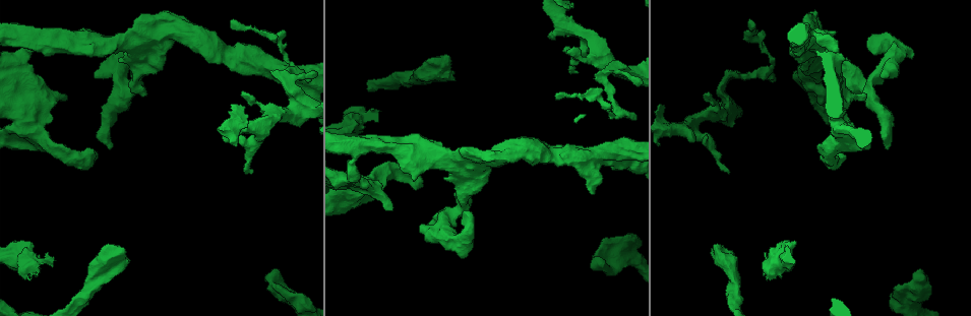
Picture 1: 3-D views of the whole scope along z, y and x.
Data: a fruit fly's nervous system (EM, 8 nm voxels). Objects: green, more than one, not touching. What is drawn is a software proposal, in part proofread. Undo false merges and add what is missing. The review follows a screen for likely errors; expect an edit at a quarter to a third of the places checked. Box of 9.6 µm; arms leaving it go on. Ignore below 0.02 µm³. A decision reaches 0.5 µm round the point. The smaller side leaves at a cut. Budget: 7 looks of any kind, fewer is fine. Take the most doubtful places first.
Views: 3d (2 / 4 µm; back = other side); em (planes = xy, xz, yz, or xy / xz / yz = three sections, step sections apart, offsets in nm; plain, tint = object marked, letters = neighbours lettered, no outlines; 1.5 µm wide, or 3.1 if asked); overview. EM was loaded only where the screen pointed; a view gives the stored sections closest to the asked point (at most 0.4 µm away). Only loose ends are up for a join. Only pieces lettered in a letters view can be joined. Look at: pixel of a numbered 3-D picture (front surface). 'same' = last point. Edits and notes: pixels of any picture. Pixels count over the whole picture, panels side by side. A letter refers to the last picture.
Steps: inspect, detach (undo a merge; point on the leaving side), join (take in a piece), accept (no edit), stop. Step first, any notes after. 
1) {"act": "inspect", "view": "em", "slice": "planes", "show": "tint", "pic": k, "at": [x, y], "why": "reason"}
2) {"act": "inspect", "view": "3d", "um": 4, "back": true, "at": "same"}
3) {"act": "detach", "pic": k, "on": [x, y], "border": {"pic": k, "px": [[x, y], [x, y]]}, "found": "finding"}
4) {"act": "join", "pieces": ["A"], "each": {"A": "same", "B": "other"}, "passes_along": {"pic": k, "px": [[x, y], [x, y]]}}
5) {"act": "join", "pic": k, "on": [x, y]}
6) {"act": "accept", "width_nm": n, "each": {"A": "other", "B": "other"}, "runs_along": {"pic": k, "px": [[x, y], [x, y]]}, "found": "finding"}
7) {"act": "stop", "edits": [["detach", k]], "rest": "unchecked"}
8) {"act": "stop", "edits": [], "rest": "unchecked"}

{"act": "inspect", "view": "3d", "um": 2, "pic": 1, "at": [448, 58]}

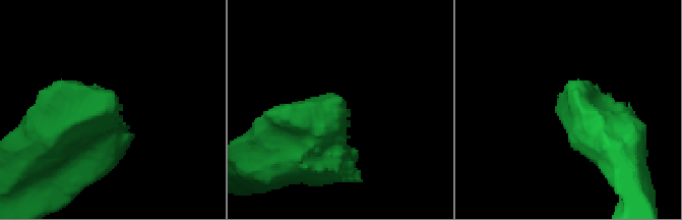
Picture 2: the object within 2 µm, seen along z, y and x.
{"act": "inspect", "view": "em", "slice": "planes", "show": "letters", "pic": 2, "at": [344, 106], "why": "now the EM"}

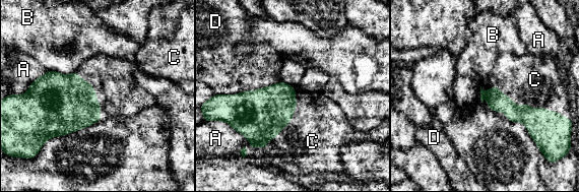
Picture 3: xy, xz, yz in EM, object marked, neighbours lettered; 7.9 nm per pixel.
{"act": "join", "pic": 3, "on": [312, 141], "each": {"A": "other", "B": "other", "C": "same", "D": "other"}, "found": "it goes on there"}

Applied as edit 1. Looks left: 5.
{"act": "inspect", "view": "overview", "why": "redraw"}

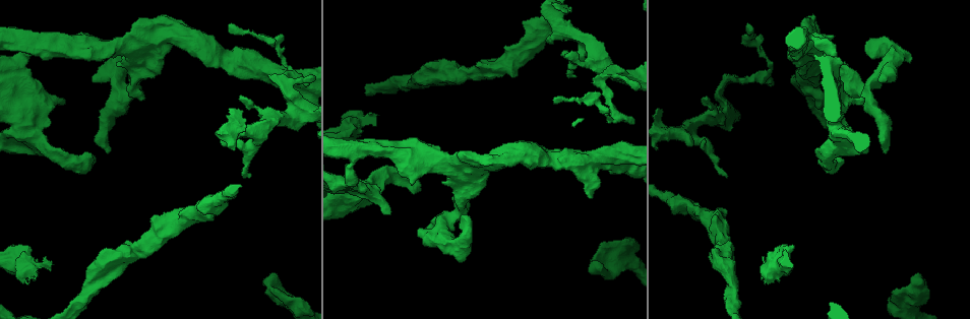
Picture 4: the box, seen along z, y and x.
{"act": "inspect", "view": "em", "slice": "planes", "show": "letters", "pic": 4, "at": [230, 25], "why": "free end"}

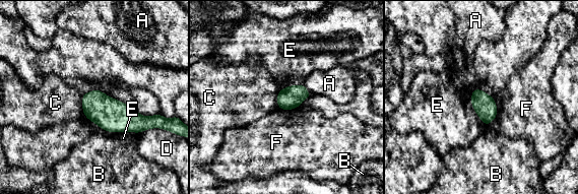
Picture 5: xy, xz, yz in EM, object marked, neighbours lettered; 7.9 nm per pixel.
{"act": "accept", "each": {"A": "other", "B": "other", "C": "other", "D": "other", "E": "other", "F": "other"}, "border": {"pic": 5, "px": [[81, 95], [83, 113]]}, "found": "no lettered piece goes on from it"}

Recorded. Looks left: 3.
{"act": "inspect", "view": "3d", "um": 2, "pic": 4, "at": [389, 213], "why": "branch stops here"}

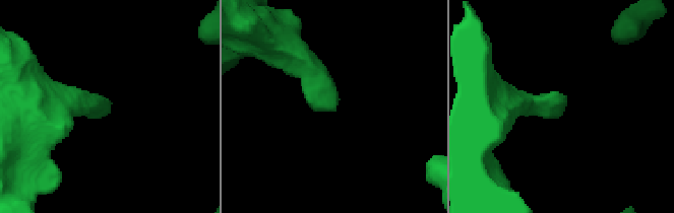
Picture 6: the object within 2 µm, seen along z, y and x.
{"act": "inspect", "view": "em", "slice": "xy", "step": 8, "show": "letters", "pic": 6, "at": [105, 100]}

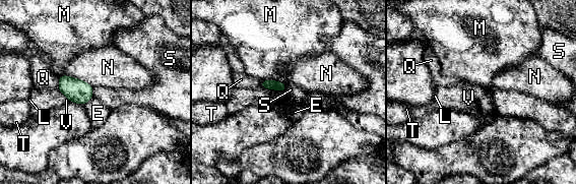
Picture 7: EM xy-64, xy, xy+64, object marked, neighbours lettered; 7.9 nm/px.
{"act": "inspect", "view": "em", "slice": "planes", "show": "letters", "at": "same"}

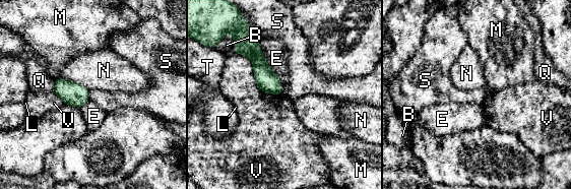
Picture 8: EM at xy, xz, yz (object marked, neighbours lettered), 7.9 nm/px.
{"act": "accept", "width_nm": 180, "each": {"B": "other", "E": "other", "L": "other", "M": "other", "N": "other", "Q": "other", "S": "other", "T": "other", "V": "other"}, "found": "none of them fits"}

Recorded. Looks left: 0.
{"act": "stop", "edits": [["join", 3]], "rest": "unchecked"}

